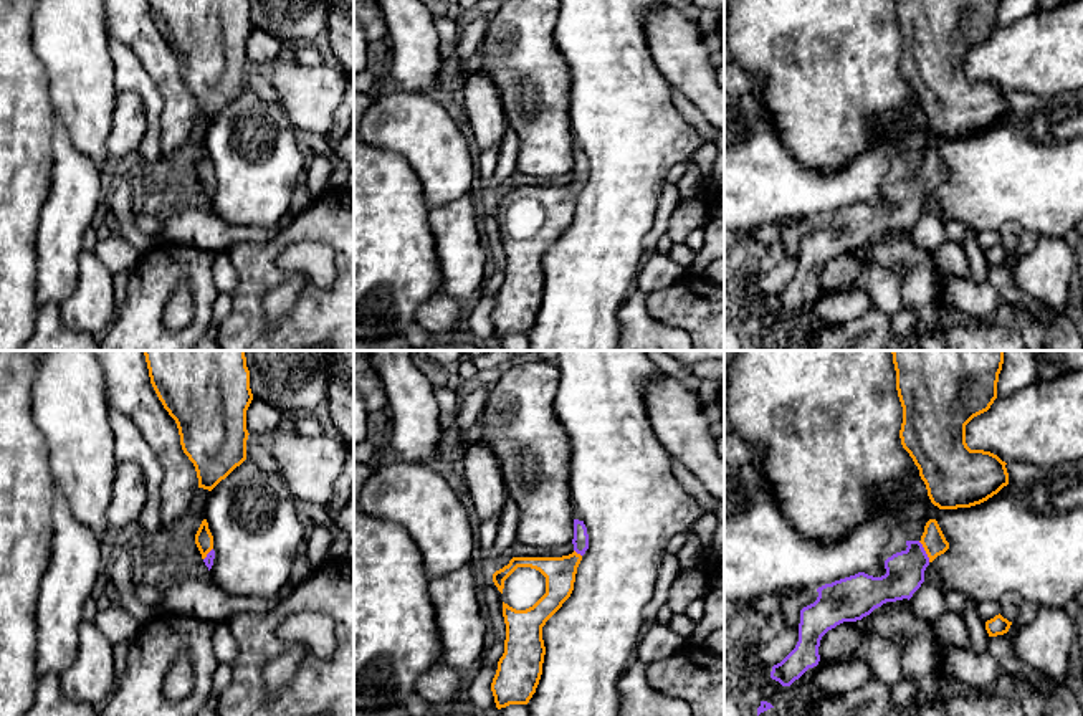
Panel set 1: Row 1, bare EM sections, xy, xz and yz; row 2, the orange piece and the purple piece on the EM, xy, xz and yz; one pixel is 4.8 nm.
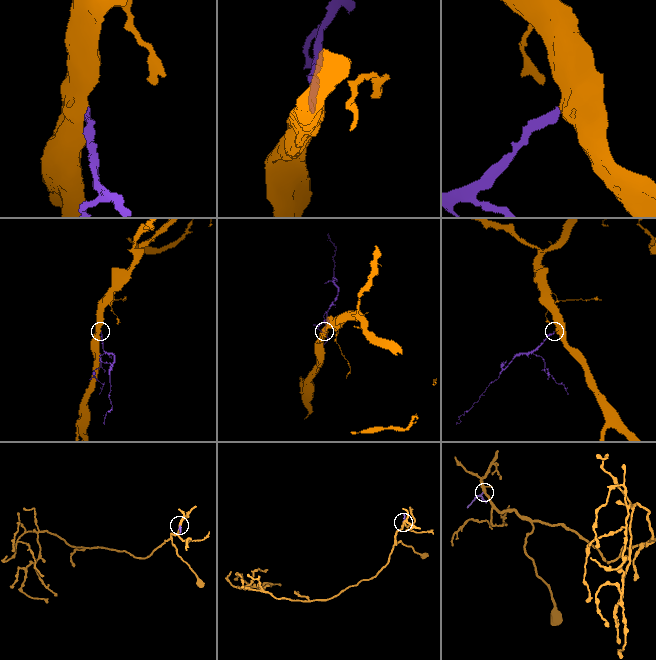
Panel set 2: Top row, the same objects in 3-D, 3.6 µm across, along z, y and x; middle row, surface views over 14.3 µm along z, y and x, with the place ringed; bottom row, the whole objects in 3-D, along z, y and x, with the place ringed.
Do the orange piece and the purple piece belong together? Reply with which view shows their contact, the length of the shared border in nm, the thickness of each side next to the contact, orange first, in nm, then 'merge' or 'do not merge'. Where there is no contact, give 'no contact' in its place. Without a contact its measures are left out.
yz | 120 nm | 120/190 nm | merge

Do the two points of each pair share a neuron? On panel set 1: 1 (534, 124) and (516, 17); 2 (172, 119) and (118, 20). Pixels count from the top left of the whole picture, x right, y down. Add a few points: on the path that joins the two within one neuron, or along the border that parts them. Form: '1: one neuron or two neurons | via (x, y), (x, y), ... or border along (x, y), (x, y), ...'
1: one neuron | via (534, 98), (533, 78), (520, 55), (520, 43)
2: one neuron | via (172, 95), (161, 62), (143, 43)

